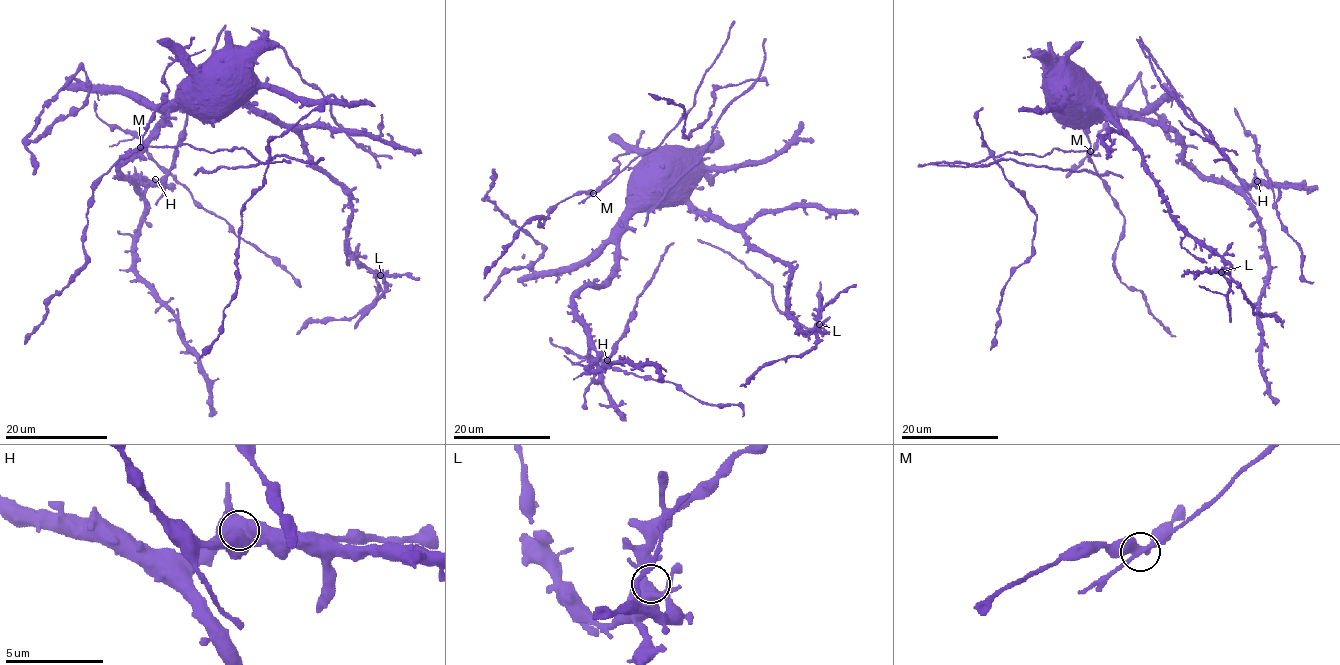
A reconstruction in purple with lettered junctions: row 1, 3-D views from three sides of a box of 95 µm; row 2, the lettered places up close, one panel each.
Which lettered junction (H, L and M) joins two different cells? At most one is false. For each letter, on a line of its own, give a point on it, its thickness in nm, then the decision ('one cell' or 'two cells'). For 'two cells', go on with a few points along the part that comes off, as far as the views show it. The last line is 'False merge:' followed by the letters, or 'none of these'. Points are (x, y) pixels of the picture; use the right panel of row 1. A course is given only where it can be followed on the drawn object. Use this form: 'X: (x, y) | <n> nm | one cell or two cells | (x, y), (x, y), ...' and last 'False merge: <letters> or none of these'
H: (1257, 181) | 400 nm | one cell
L: (1221, 272) | 500 nm | one cell
M: (1090, 151) | 360 nm | two cells | (1090, 151), (1054, 148), (1043, 156), (1010, 152), (964, 167), (917, 167)
False merge: M

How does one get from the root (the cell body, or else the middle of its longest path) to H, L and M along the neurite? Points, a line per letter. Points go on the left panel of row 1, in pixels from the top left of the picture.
H: (181, 96), (168, 109), (155, 131), (119, 168), (134, 185), (140, 180), (155, 179)
L: (181, 96), (188, 111), (231, 111), (244, 100), (287, 125), (309, 157), (348, 195), (348, 249), (380, 275)
M: (181, 96), (192, 75), (176, 60), (165, 71), (168, 94), (154, 112), (141, 147)

